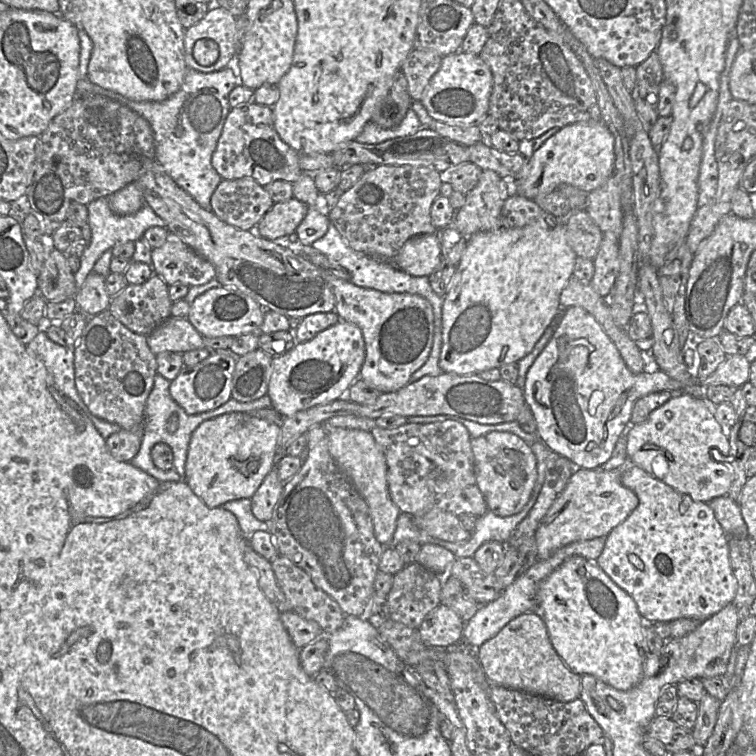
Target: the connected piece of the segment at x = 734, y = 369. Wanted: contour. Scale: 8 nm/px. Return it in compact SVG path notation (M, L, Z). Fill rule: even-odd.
M729 355L716 371L704 380L698 380L701 386L726 385L741 388L749 381L750 361L745 355Z

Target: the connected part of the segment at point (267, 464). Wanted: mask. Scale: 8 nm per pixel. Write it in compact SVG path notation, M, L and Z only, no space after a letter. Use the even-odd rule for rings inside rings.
M230 412L205 420L191 435L184 480L209 508L251 498L274 466L280 425L248 412Z

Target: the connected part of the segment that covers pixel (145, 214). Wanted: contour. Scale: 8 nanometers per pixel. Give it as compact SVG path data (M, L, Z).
M100 197L86 205L88 209L88 224L91 229L91 239L85 245L80 257L80 268L74 274L77 291L81 288L88 274L93 270L94 264L100 256L114 246L128 241L135 242L143 237L144 232L150 227L165 227L166 223L153 209L144 204L137 212L129 215L117 215L109 207L108 197Z

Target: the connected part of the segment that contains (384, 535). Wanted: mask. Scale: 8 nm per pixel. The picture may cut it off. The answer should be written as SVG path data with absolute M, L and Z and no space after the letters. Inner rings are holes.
M328 427L327 431L332 458L366 501L373 521L375 538L386 547L393 538L401 511L389 494L387 464L381 447L368 431L340 427Z

